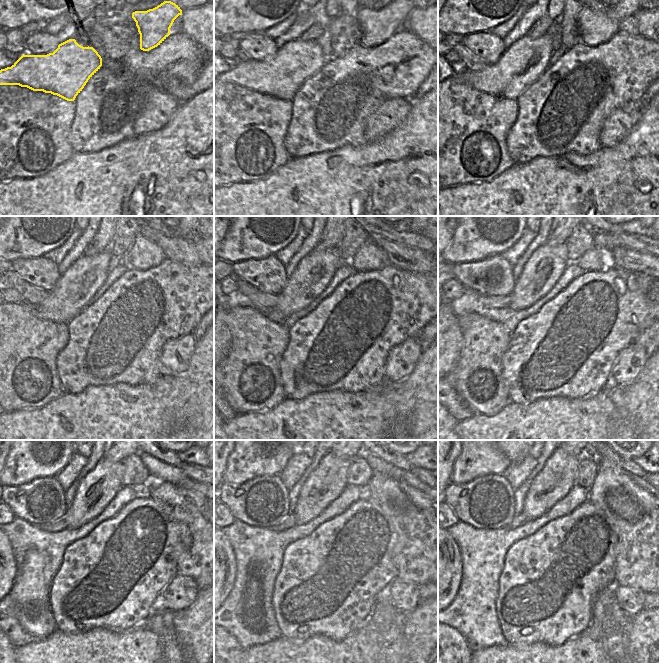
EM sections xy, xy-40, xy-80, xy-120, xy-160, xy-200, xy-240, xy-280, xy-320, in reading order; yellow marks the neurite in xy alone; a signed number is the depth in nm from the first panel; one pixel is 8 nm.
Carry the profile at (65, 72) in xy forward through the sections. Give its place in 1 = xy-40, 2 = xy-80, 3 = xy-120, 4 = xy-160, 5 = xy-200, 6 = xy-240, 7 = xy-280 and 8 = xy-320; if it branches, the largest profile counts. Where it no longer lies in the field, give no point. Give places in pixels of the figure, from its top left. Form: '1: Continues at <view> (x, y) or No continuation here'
1: Continues at xy-40 (281, 76)
2: Continues at xy-80 (524, 61)
3: Continues at xy-120 (79, 283)
4: Continues at xy-160 (313, 274)
5: Continues at xy-200 (545, 266)
6: Continues at xy-240 (100, 486)
7: Continues at xy-280 (330, 478)
8: Continues at xy-320 (558, 475).

